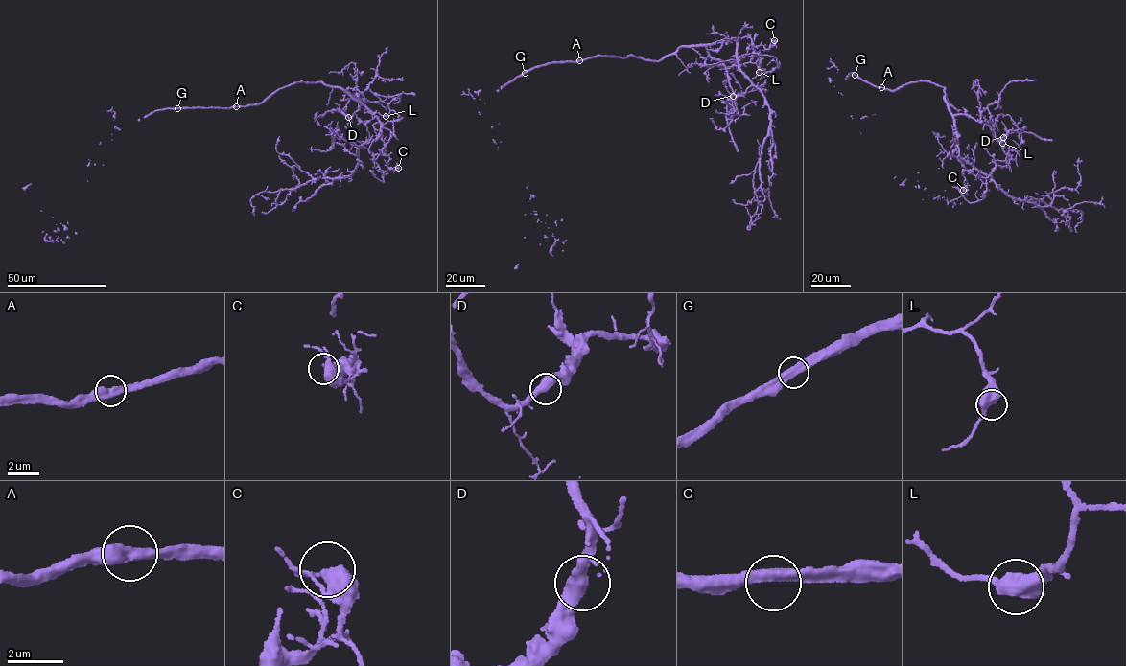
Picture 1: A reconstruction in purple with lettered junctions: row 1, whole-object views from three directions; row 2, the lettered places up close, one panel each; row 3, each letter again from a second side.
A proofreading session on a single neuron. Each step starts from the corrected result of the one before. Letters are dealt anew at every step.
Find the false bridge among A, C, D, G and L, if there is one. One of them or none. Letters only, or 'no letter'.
no letter

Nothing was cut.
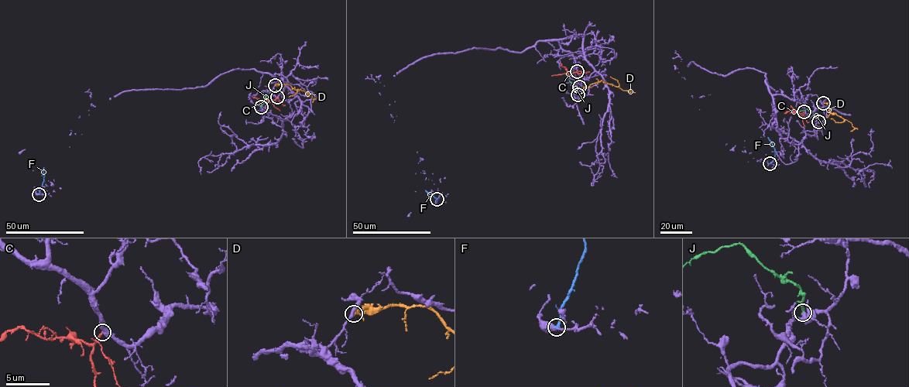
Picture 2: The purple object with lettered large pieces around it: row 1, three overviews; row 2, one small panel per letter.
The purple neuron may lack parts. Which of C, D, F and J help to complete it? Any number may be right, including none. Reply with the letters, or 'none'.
C

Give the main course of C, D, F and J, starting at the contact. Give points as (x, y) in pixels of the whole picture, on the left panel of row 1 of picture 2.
C: (277, 97), (275, 100), (264, 101), (252, 97)
D: (275, 85), (288, 83), (294, 89), (308, 92), (314, 100), (317, 98)
F: (39, 194), (43, 181), (43, 167)
J: (261, 107), (265, 95), (265, 101)

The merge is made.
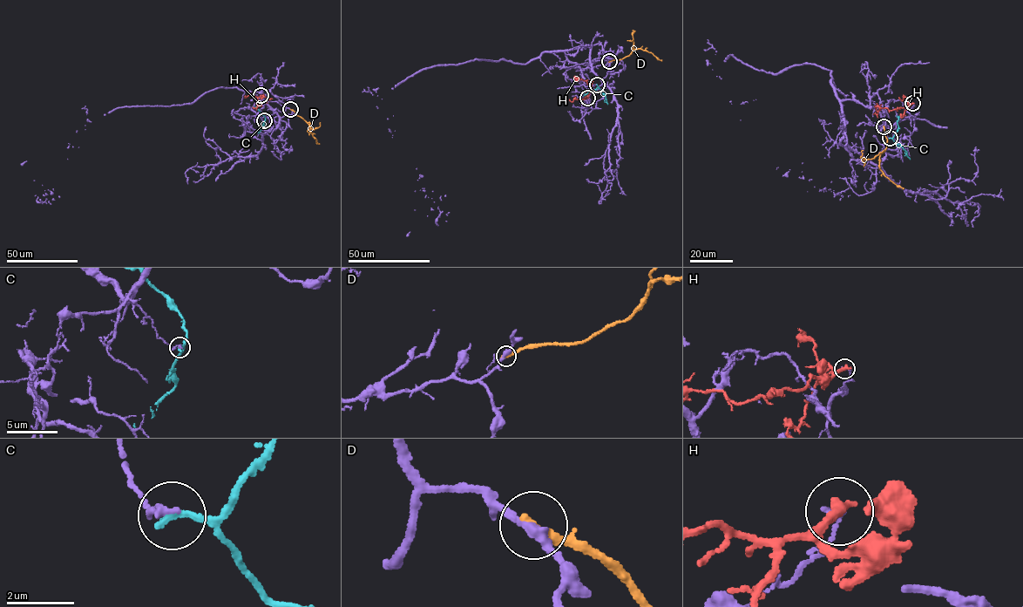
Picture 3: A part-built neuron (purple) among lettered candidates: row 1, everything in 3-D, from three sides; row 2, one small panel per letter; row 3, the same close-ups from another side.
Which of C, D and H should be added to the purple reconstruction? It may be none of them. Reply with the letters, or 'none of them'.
none of them

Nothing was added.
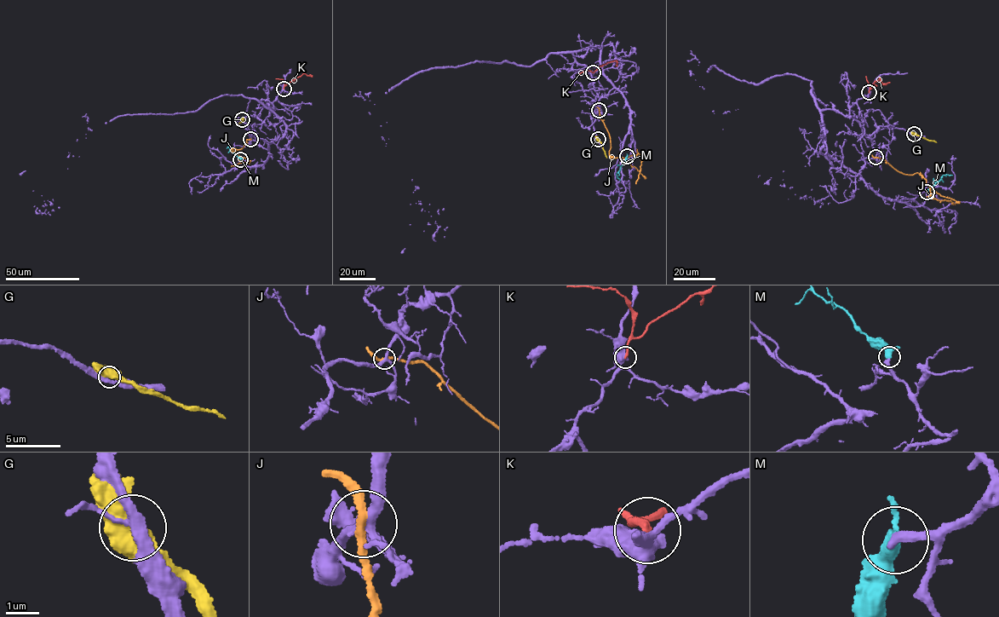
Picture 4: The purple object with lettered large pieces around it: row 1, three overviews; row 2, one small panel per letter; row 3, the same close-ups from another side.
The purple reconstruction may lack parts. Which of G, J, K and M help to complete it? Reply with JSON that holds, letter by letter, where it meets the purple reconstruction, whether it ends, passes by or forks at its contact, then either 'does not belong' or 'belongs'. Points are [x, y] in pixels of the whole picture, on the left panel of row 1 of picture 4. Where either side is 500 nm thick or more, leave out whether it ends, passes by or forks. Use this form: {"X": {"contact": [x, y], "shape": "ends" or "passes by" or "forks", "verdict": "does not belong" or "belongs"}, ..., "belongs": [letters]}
{"G": {"contact": [242, 119], "verdict": "does not belong"}, "J": {"contact": [250, 139], "shape": "passes by", "verdict": "does not belong"}, "K": {"contact": [284, 89], "shape": "ends", "verdict": "does not belong"}, "M": {"contact": [240, 159], "shape": "passes by", "verdict": "belongs"}, "belongs": ["M"]}

